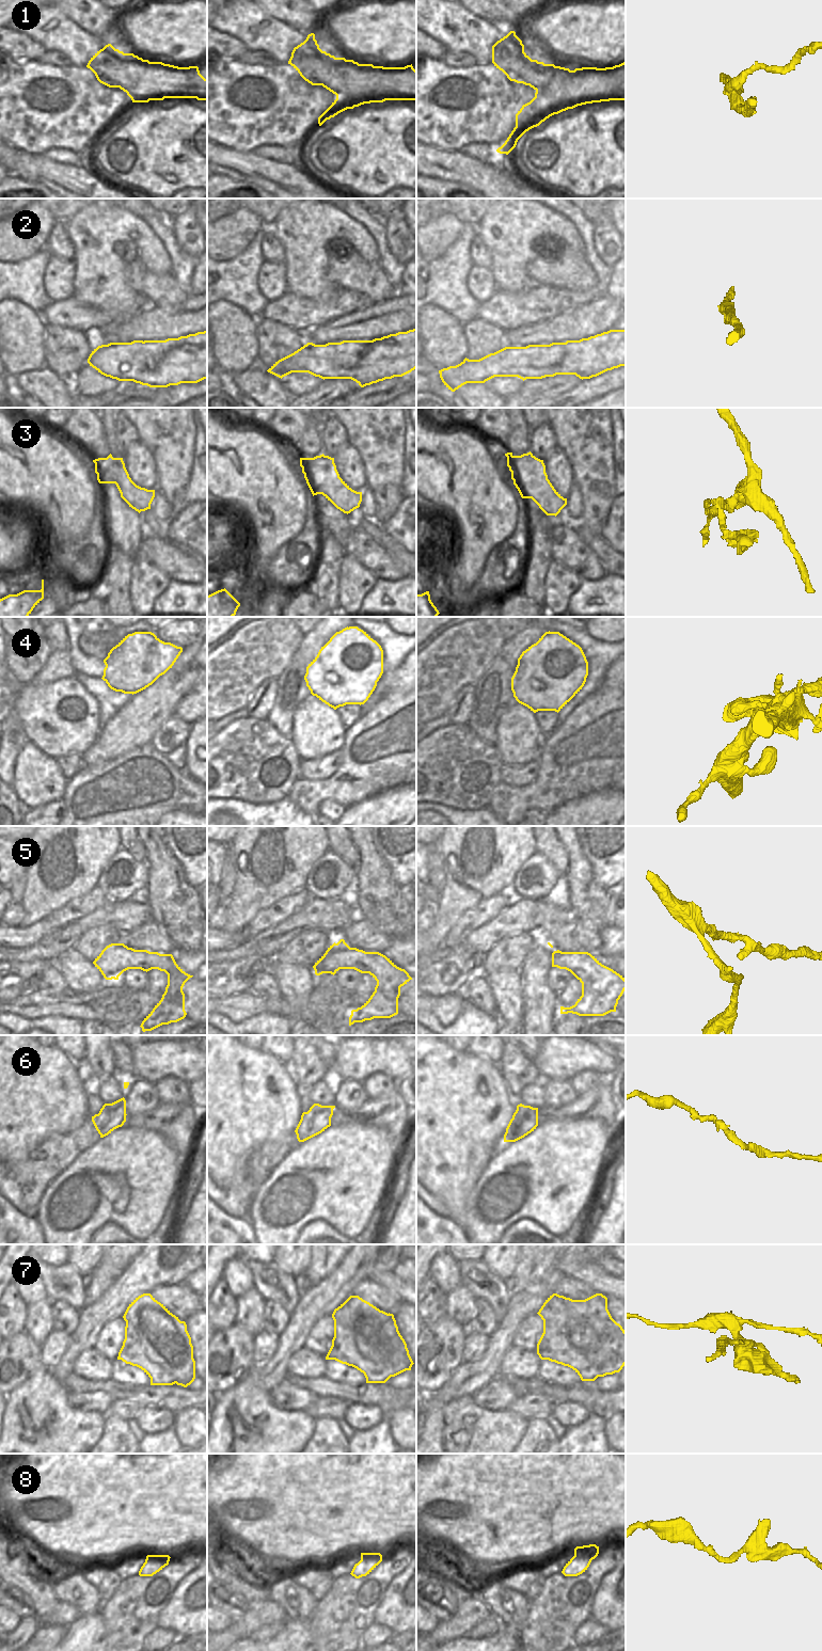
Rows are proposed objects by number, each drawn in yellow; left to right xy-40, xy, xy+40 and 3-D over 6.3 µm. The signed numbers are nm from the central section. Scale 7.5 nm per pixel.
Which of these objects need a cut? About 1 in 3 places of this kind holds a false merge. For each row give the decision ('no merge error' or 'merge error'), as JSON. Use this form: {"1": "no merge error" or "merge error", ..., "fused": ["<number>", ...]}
{"1": "merge error", "2": "no merge error", "3": "merge error", "4": "merge error", "5": "no merge error", "6": "merge error", "7": "merge error", "8": "no merge error", "fused": ["1", "3", "4", "6", "7"]}

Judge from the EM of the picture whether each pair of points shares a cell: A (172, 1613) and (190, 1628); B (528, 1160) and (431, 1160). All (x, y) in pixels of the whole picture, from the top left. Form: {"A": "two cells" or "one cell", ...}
{"A": "one cell", "B": "two cells"}

